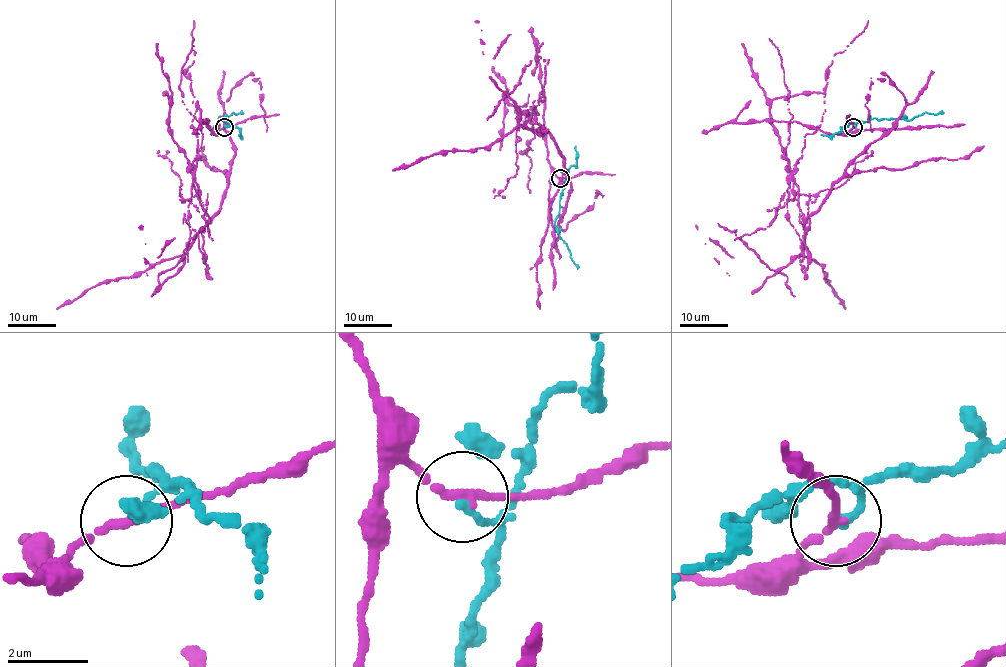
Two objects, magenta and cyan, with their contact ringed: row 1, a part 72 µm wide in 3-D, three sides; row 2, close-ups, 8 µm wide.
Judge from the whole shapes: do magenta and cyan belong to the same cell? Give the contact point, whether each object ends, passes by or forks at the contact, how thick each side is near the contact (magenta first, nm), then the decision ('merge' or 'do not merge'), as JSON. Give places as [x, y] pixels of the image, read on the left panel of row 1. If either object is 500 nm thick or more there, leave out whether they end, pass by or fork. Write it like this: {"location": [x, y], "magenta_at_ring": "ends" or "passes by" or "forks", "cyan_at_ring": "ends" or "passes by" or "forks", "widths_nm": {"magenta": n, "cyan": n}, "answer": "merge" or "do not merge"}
{"location": [224, 127], "magenta_at_ring": "passes by", "cyan_at_ring": "ends", "widths_nm": {"magenta": 200, "cyan": 220}, "answer": "do not merge"}

